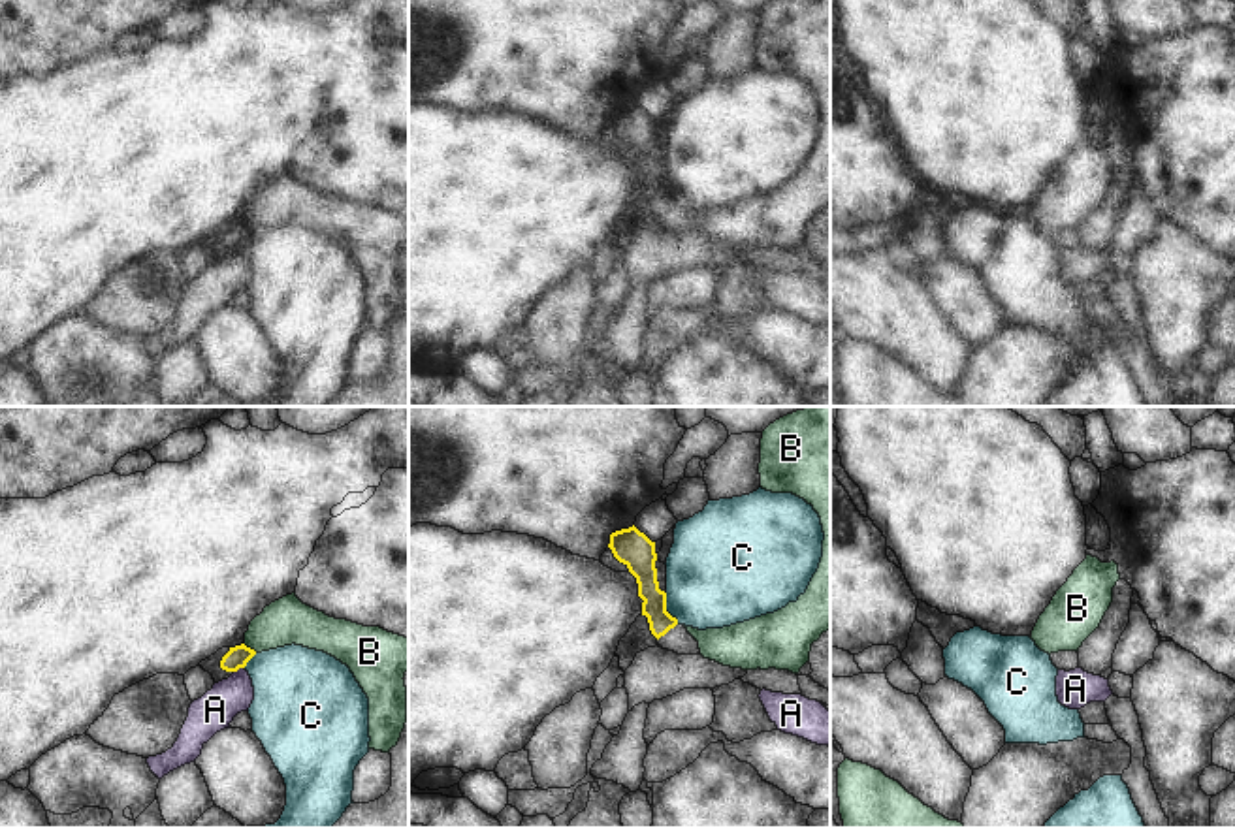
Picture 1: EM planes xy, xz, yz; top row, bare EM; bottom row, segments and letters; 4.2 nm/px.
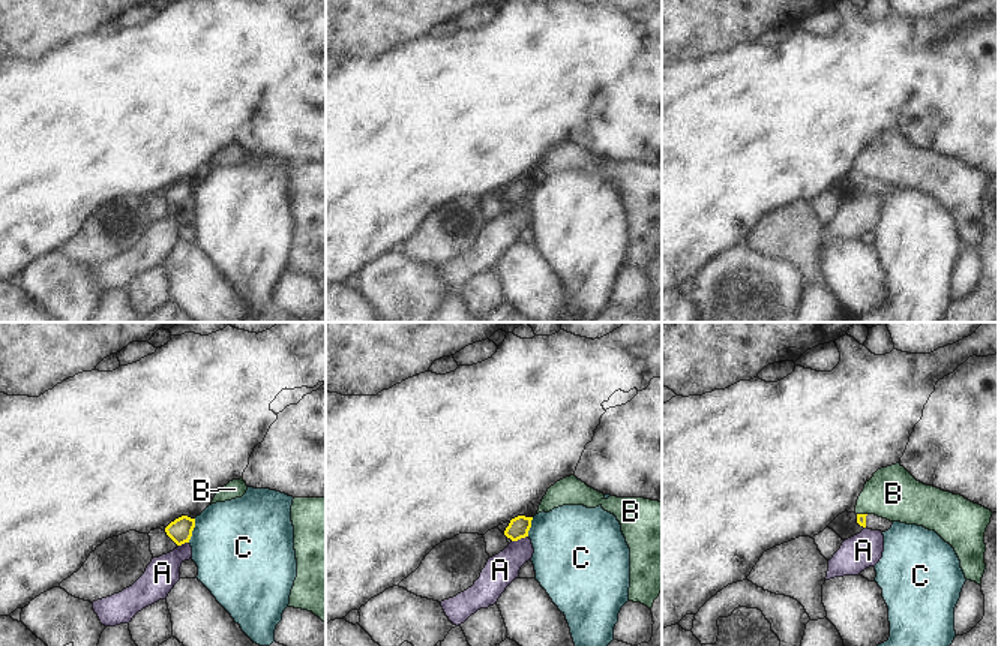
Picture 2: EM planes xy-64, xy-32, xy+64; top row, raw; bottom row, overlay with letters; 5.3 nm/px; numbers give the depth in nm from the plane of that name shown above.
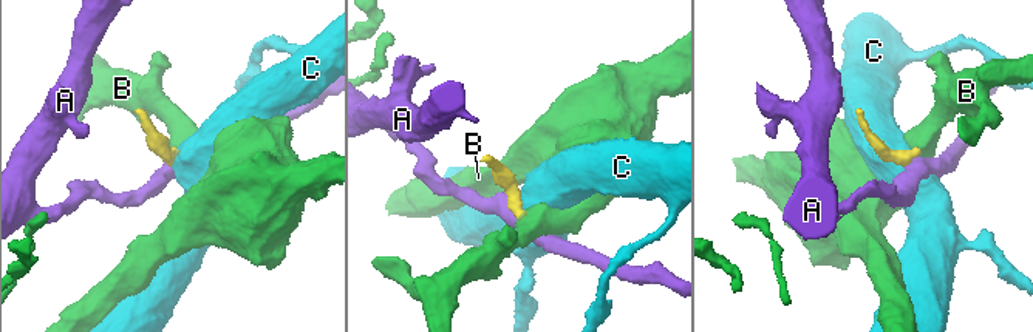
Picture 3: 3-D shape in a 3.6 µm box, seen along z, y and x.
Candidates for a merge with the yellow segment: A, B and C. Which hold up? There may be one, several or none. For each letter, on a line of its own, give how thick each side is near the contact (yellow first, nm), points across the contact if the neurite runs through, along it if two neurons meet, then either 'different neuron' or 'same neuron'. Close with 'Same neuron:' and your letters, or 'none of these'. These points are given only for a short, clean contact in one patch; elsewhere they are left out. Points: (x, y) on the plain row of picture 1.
A: 90 nm thick on the yellow side, 170 nm on the other; border along xy (243, 245), (234, 251); different neuron
B: 90 nm thick on the yellow side, 200 nm on the other; border along xy (243, 222), (256, 230); different neuron
C: 130 nm thick on the yellow side, 420 nm on the other; border along xz (665, 172), (665, 187), (678, 202); different neuron
Same neuron: none of these

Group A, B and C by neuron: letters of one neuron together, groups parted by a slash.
A / B / C

